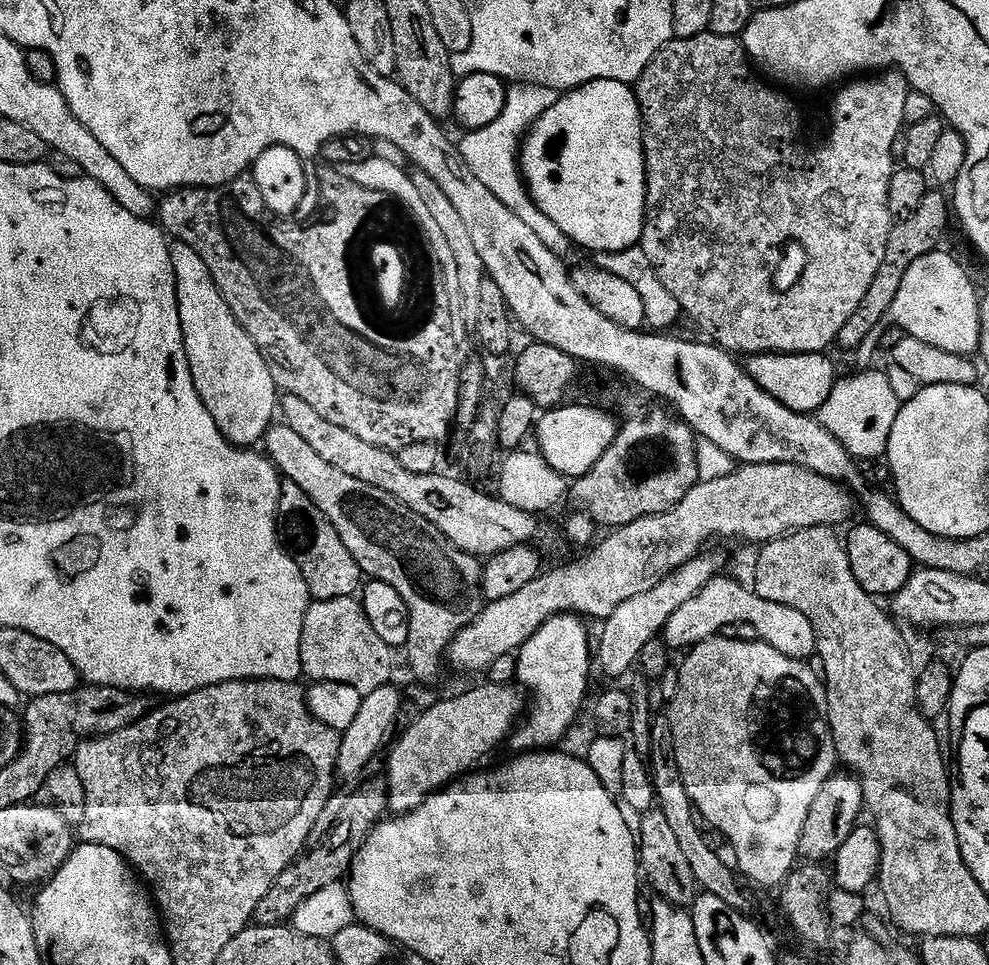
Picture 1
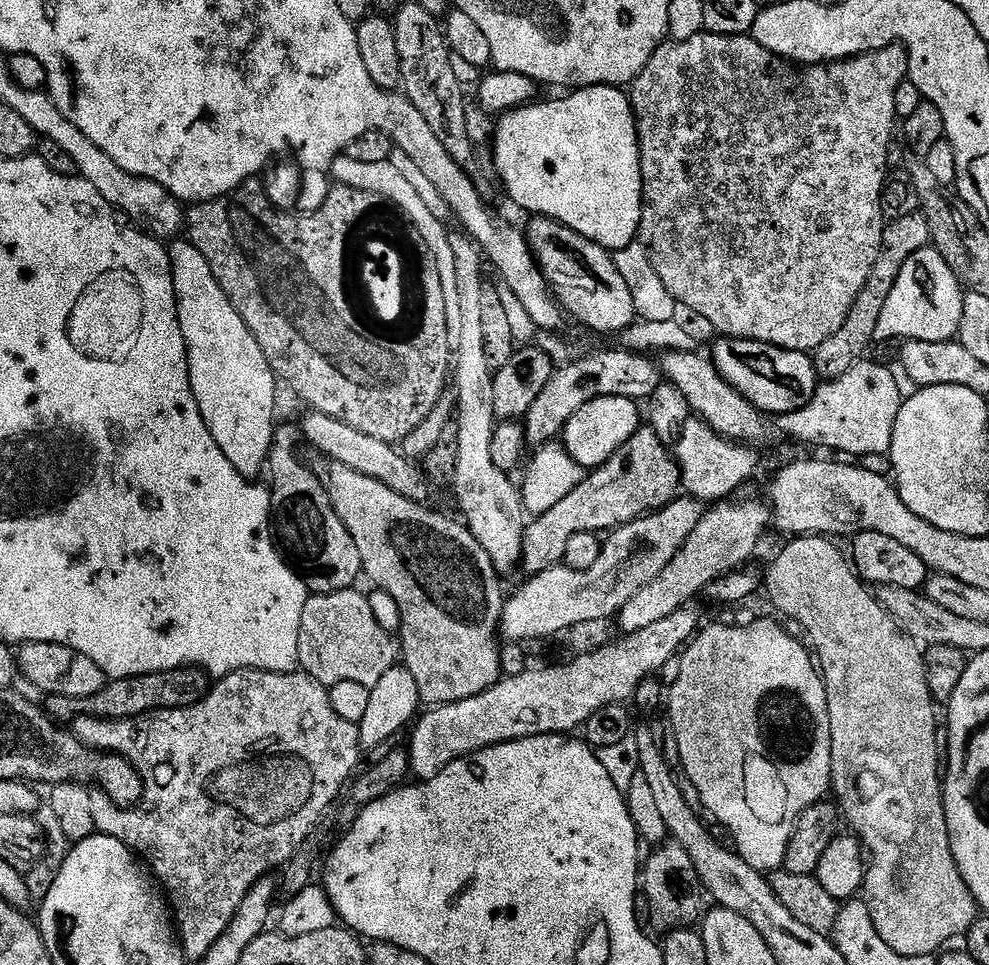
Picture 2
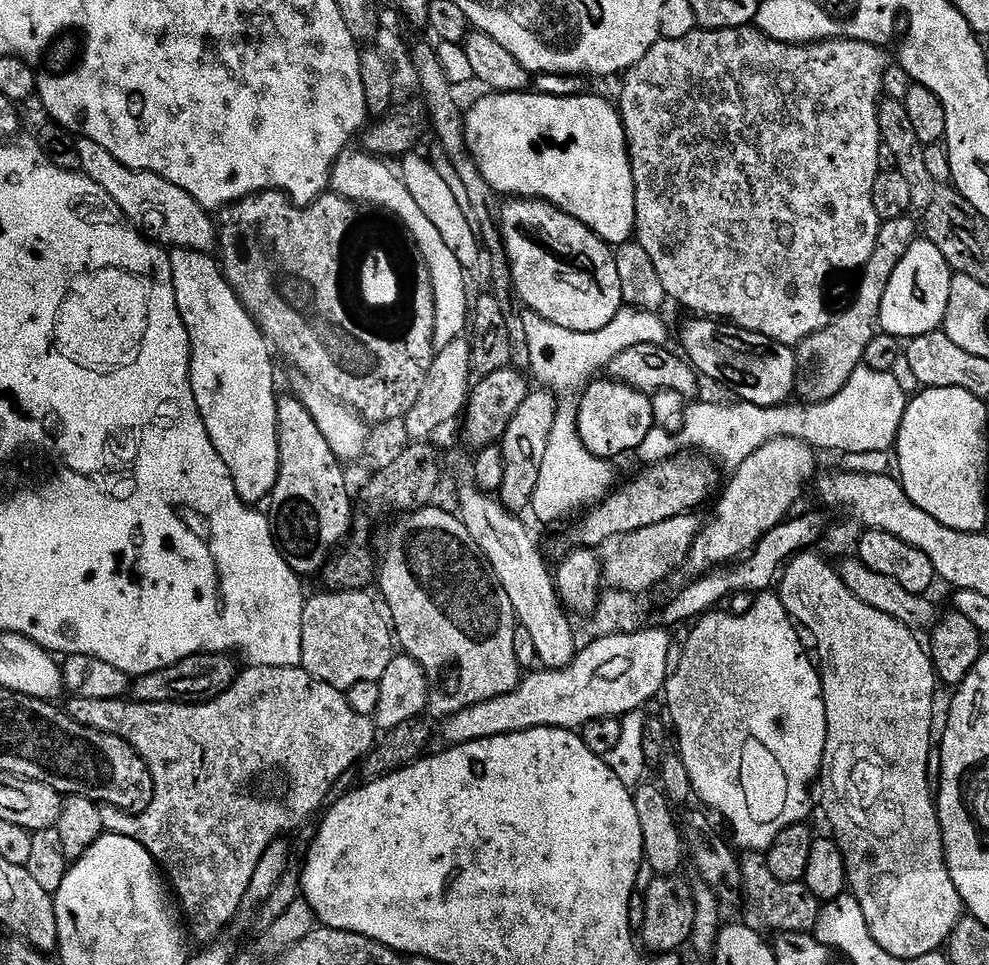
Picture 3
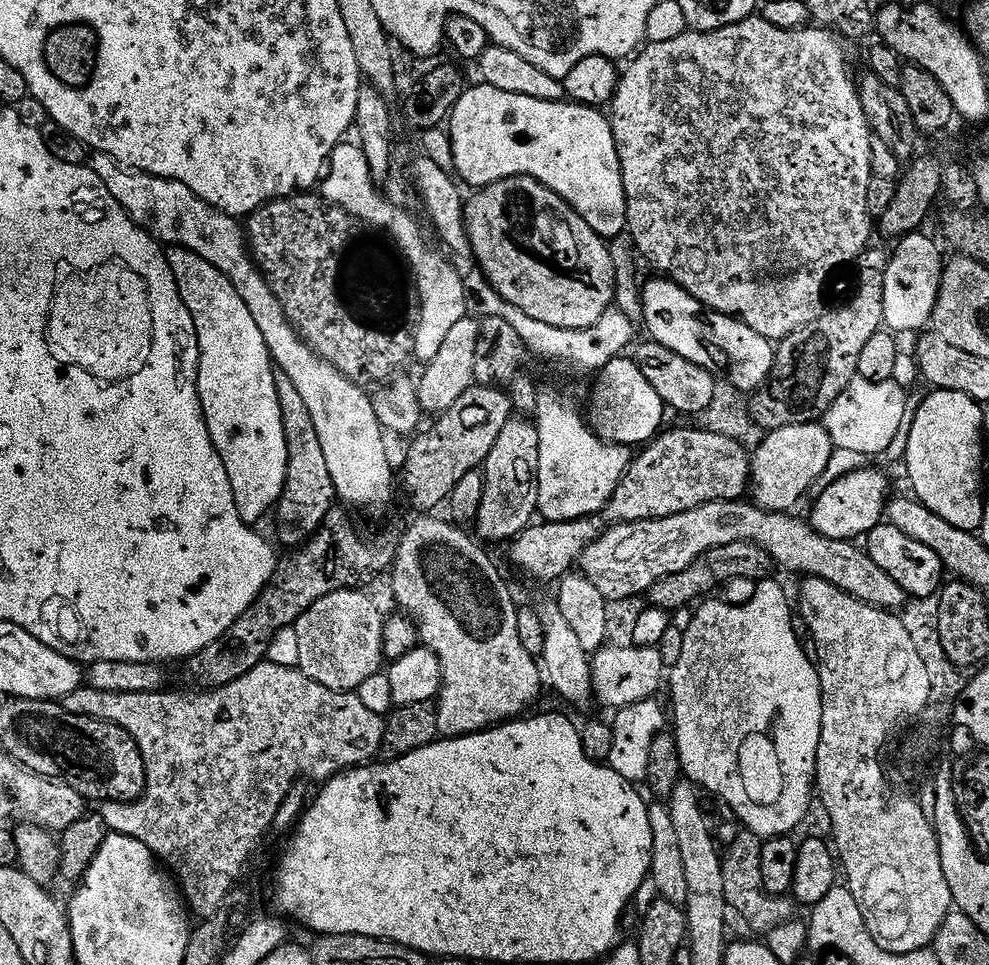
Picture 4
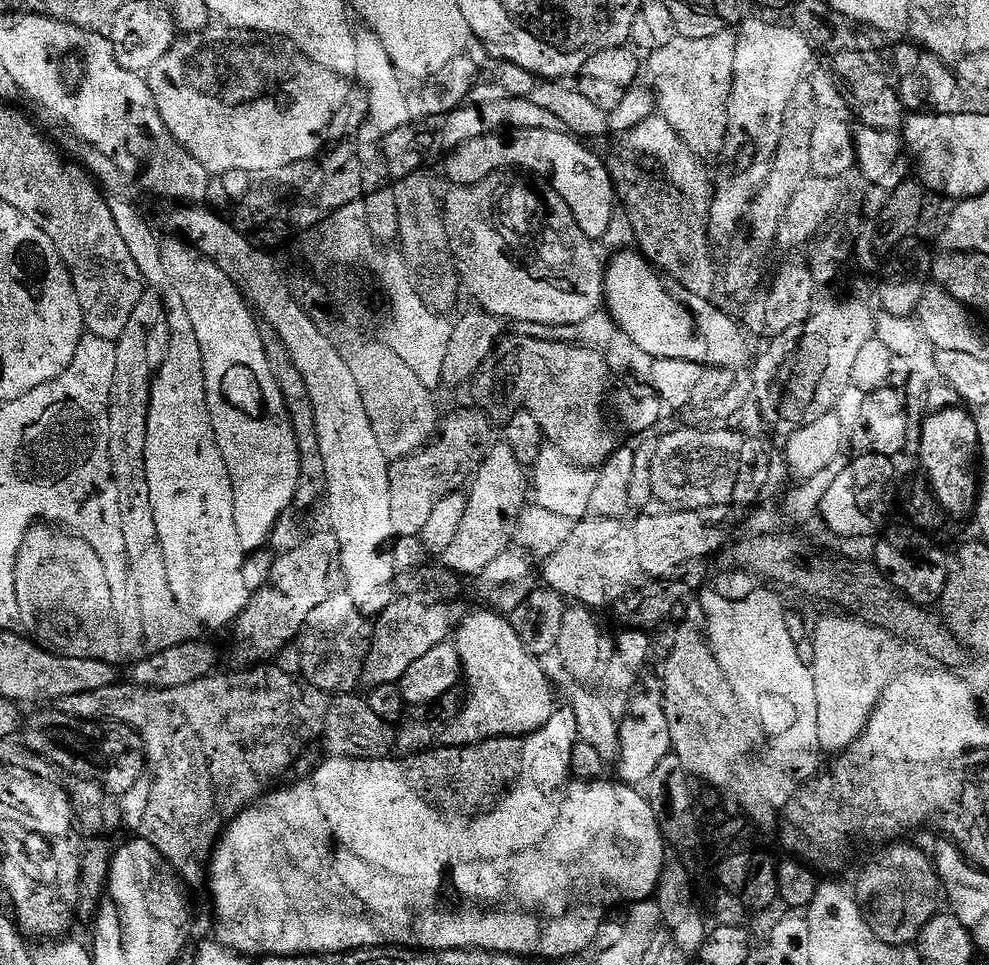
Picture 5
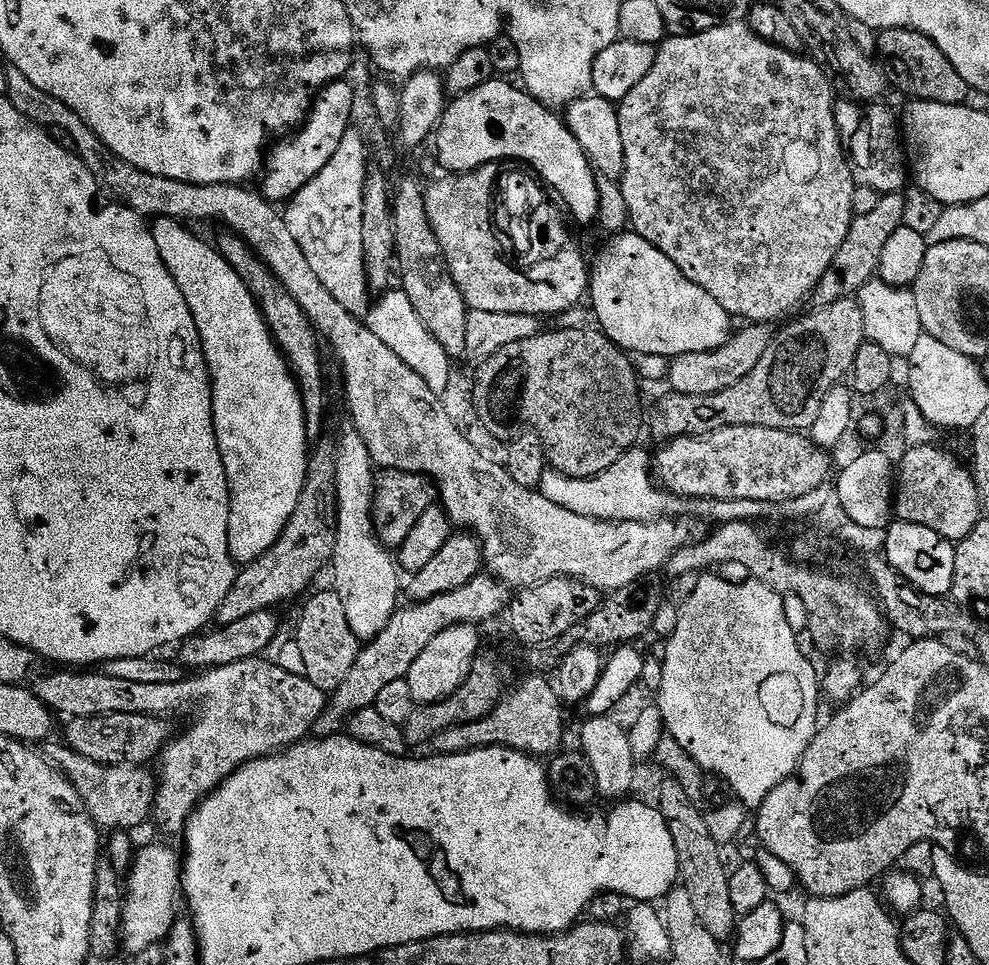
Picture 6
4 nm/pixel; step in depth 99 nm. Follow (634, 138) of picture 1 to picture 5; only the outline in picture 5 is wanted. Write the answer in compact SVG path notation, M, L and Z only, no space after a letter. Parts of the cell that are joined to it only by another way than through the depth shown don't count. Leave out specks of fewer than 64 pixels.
M481 82L477 84L476 89L464 99L463 104L447 117L446 123L448 123L448 125L444 128L444 144L448 147L448 157L444 160L444 168L448 171L448 176L452 179L451 183L453 185L473 184L489 176L491 172L501 170L527 170L532 174L541 172L542 175L548 176L547 183L555 188L556 193L566 202L566 206L570 206L570 210L576 216L578 231L582 234L586 234L593 242L603 241L606 230L610 230L610 218L618 210L618 193L616 191L616 185L612 183L612 174L609 165L605 163L605 161L603 164L603 162L584 145L587 143L585 143L583 139L577 138L569 129L565 128L558 118L554 118L554 114L542 110L542 106L534 106L534 102L523 100L522 98L514 98L505 88L501 88L500 85L495 82L489 82L489 84L487 84L487 82Z

